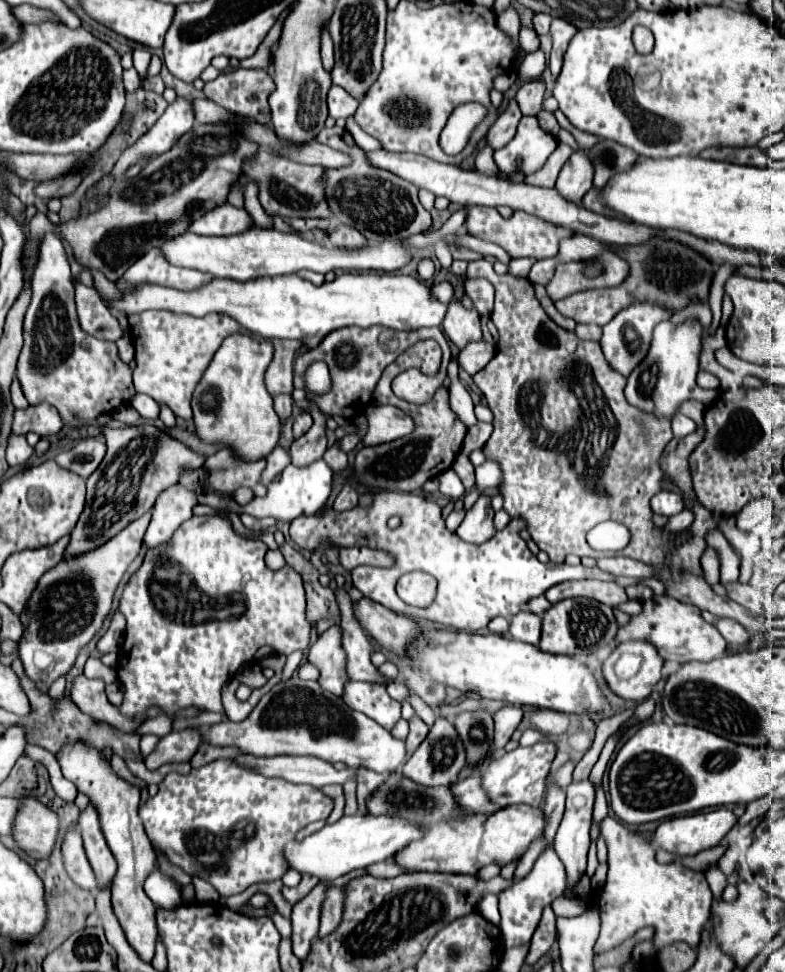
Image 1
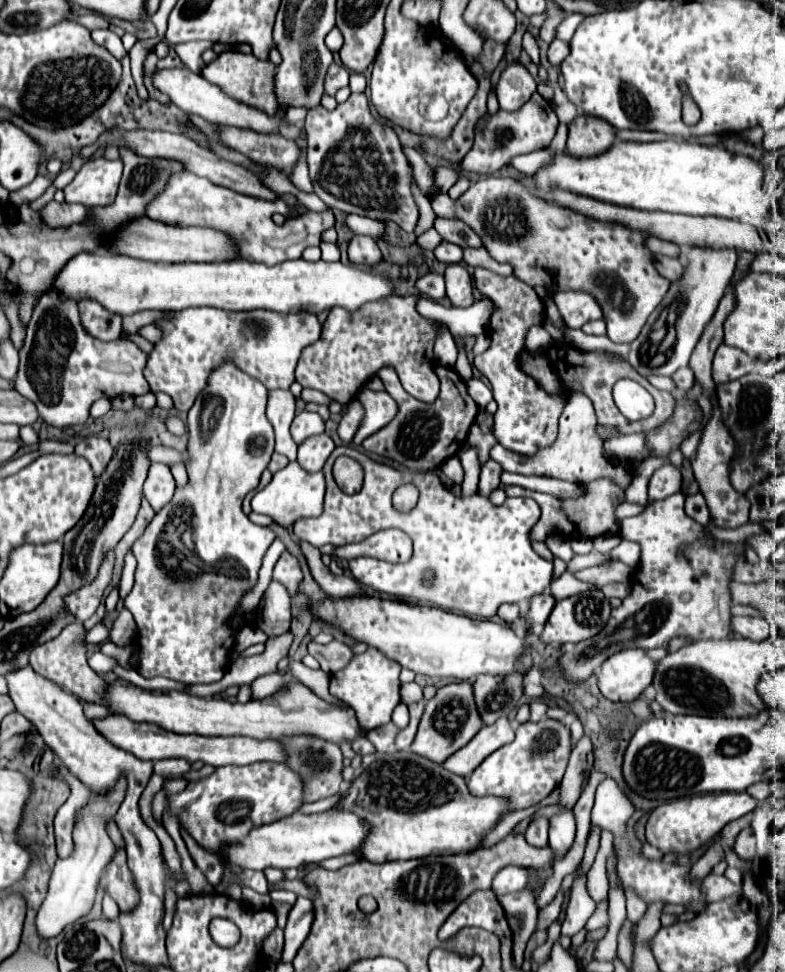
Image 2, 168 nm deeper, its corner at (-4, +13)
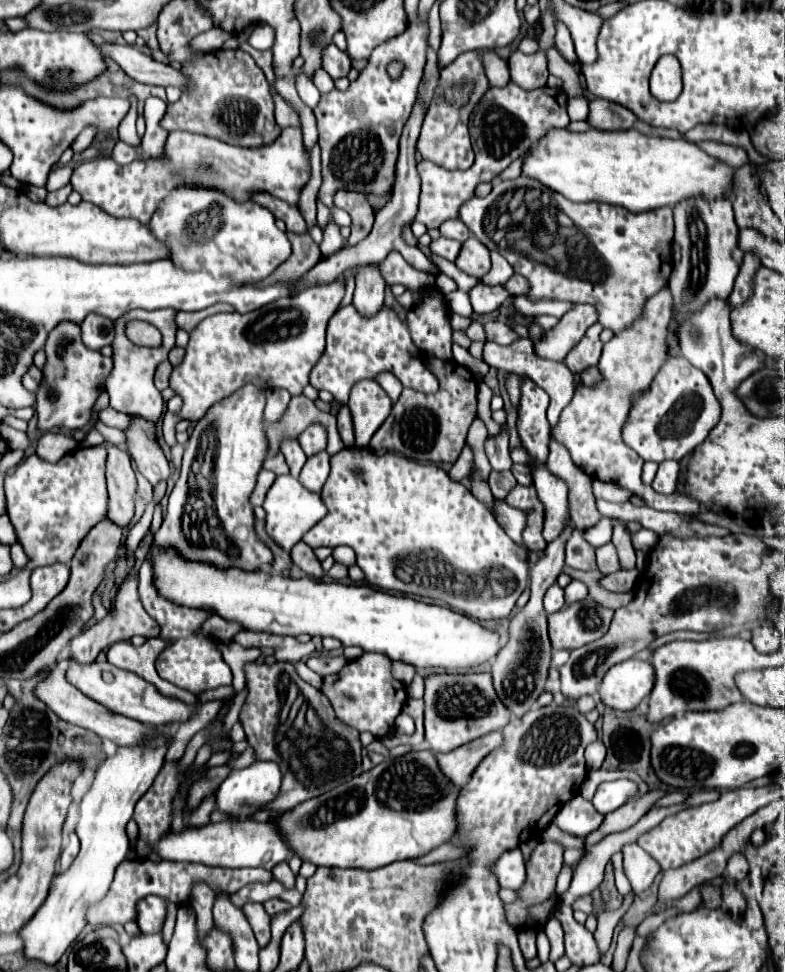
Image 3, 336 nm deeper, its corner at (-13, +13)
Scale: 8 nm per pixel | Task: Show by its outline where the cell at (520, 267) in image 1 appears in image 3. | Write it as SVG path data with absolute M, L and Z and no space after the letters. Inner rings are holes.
M492 253L492 269L488 275L482 277L482 281L488 285L498 285L506 283L510 277L512 277L512 267L506 263L506 259L500 257L500 253Z

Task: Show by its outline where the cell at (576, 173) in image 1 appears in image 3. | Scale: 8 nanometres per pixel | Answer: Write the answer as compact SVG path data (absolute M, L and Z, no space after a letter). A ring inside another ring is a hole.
M594 99L590 103L588 121L592 123L594 129L620 131L620 129L632 129L632 125L636 123L636 115L630 109L624 109L624 105L616 105L604 99Z

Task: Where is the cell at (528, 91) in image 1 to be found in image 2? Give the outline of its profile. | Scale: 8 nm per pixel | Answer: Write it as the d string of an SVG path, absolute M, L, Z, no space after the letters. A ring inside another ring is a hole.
M553 41L549 45L549 51L547 51L547 59L551 65L559 65L569 53L569 43L563 43L563 41Z

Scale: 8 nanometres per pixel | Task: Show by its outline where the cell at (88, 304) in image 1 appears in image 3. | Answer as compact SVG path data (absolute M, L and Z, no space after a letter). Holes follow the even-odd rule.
M90 313L80 323L80 329L82 329L84 345L88 349L94 349L94 351L110 345L112 339L114 339L114 323L108 317L102 317L102 315L96 315L96 313Z

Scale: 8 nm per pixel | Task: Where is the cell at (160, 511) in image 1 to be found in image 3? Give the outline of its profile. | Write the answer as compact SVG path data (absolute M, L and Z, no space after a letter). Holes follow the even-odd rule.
M136 415L130 417L132 423L128 429L124 429L128 453L134 459L136 469L152 485L156 485L160 479L170 477L170 463L164 457L164 451L160 449L160 443L156 439L156 423Z

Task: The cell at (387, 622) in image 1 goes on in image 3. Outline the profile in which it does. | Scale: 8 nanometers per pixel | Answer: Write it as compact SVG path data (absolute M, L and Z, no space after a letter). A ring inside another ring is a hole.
M304 541L296 543L290 555L292 555L292 561L294 561L306 575L310 575L310 577L314 577L314 579L322 579L322 577L324 577L324 571L322 571L322 567L320 567L320 561L316 559L314 551L312 551Z

